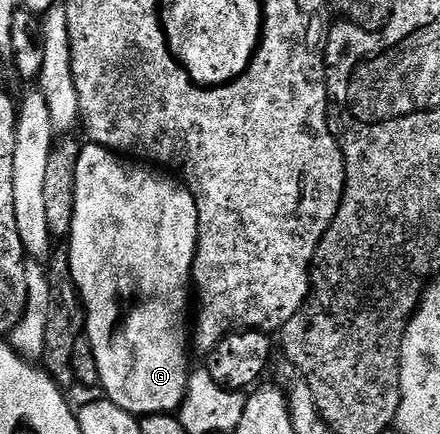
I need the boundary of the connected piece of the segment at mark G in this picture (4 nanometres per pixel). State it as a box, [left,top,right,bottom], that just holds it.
[66,143,198,417]

